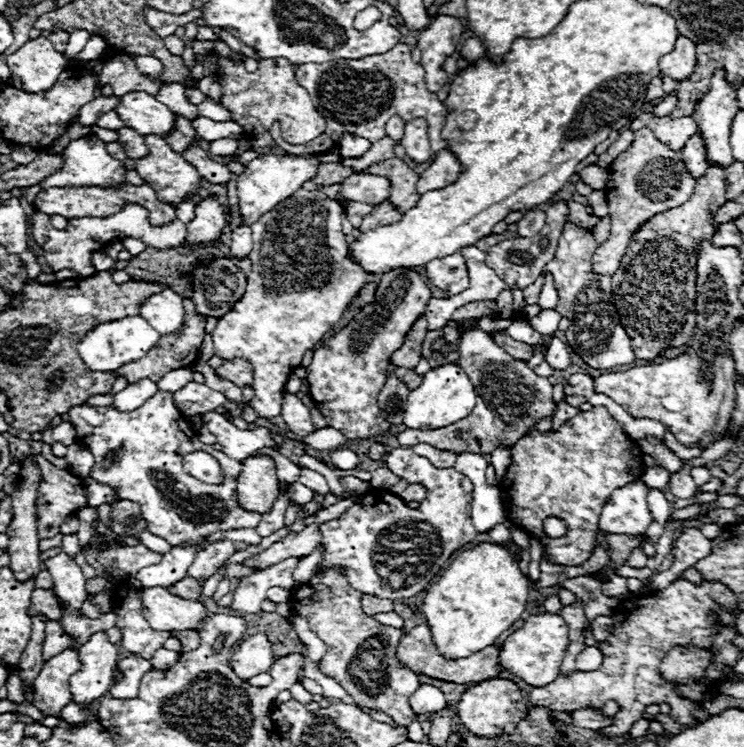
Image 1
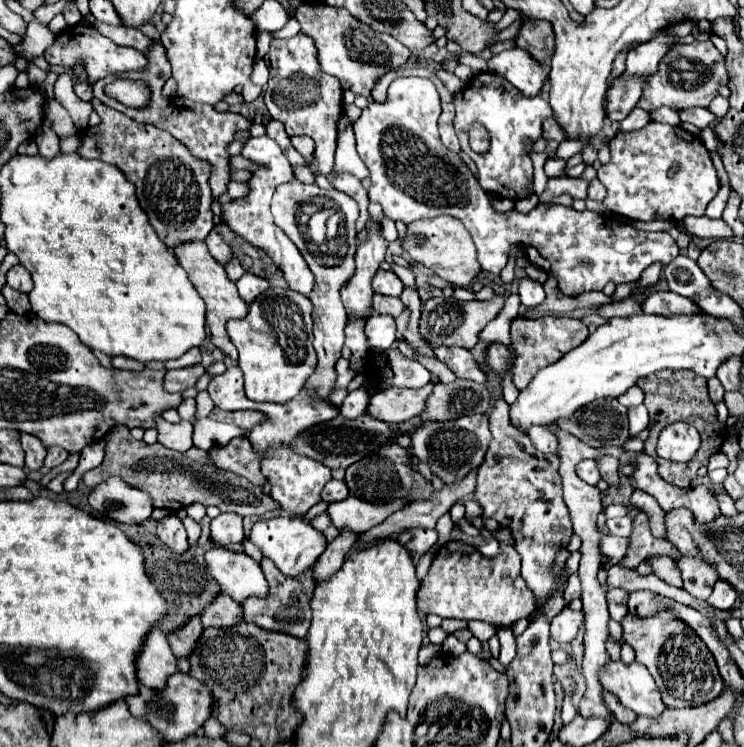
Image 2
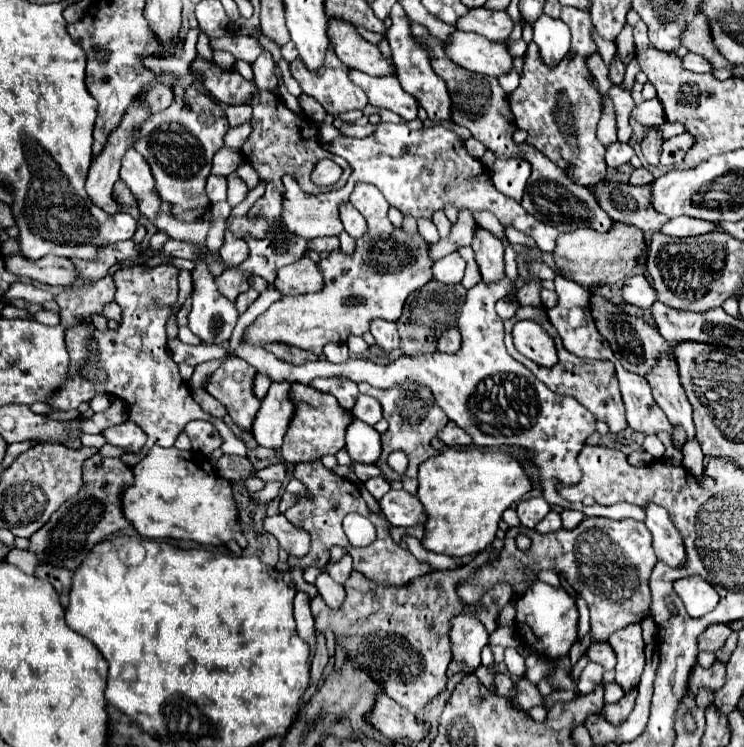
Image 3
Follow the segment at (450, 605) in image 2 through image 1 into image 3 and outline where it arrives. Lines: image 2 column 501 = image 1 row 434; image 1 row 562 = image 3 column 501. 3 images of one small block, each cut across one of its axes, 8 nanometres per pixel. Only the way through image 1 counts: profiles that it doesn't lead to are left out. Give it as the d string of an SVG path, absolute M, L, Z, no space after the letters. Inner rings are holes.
M584 518L578 524L578 528L574 528L574 530L558 530L558 532L552 532L552 534L540 534L536 530L518 526L518 528L510 528L506 532L504 550L502 550L500 558L496 562L488 562L482 570L478 570L474 574L474 580L468 580L458 588L458 594L460 594L460 598L464 602L474 604L496 582L510 582L510 584L534 582L536 574L540 570L562 572L566 576L568 584L576 592L580 592L582 598L588 602L592 638L596 642L602 642L602 640L608 640L610 634L614 634L614 632L618 632L618 630L622 630L622 628L626 628L630 624L642 622L644 618L650 616L652 596L650 596L648 580L650 580L650 574L652 574L652 568L656 566L656 562L658 562L658 558L656 558L656 554L652 550L652 538L650 538L648 528L644 526L644 522L636 522L636 520L616 522L616 520L606 520L606 518ZM520 534L524 534L524 536L528 536L532 540L532 544L530 544L530 548L526 552L522 552L516 546L516 536L520 536Z

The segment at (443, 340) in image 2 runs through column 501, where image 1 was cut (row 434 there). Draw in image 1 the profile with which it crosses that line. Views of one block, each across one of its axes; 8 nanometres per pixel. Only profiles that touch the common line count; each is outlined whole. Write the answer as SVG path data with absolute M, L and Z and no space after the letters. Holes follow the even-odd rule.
M286 392L280 414L282 414L284 422L288 424L288 428L298 438L304 438L304 436L308 436L308 434L312 434L316 430L314 424L312 424L312 420L310 420L310 410L294 394Z

